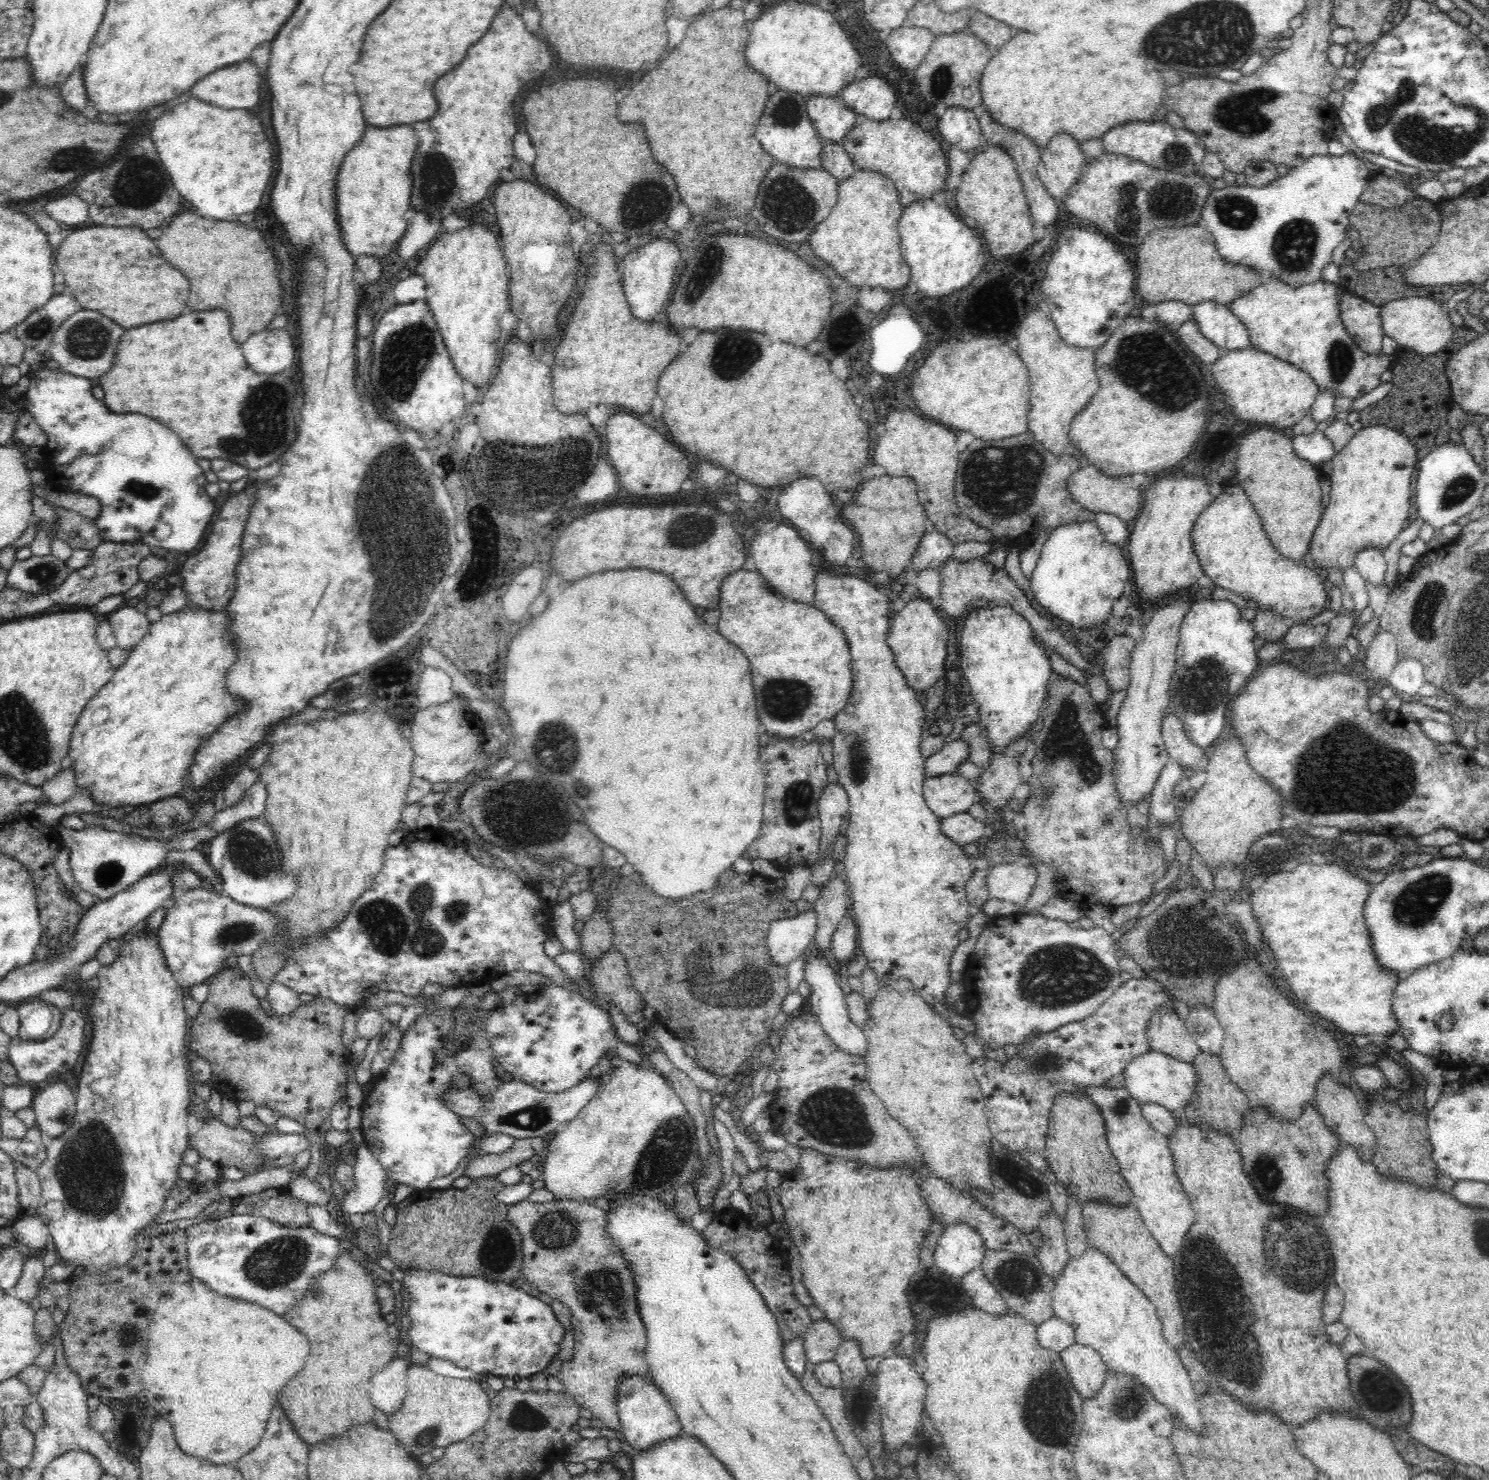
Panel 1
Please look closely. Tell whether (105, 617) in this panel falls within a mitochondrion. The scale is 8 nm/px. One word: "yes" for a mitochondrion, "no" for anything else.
no

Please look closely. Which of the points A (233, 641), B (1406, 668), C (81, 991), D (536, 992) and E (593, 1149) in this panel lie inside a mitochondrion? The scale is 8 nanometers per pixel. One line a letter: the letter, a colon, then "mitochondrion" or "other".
A: other
B: other
C: other
D: other
E: other

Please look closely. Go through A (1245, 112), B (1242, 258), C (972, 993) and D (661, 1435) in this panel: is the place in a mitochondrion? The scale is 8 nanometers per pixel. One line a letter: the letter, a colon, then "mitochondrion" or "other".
A: mitochondrion
B: other
C: other
D: other

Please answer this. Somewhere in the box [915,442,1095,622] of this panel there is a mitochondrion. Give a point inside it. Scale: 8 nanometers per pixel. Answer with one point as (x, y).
(1002, 480)

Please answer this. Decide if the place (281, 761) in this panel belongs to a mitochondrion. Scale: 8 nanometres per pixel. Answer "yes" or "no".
no

